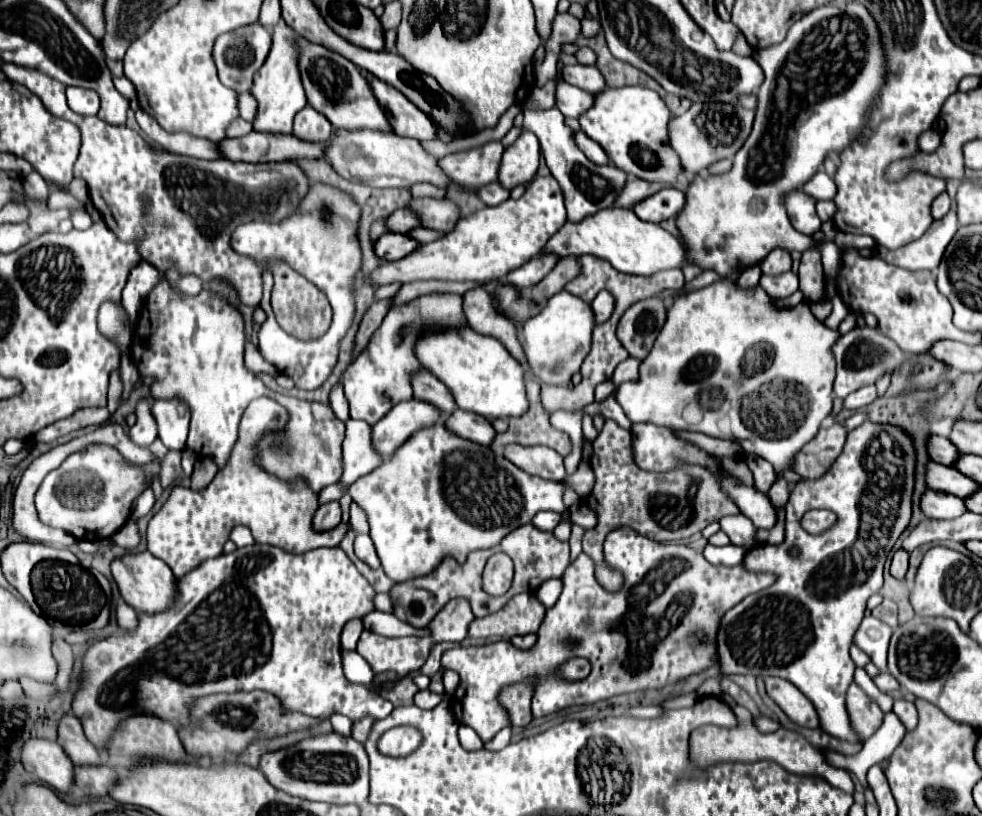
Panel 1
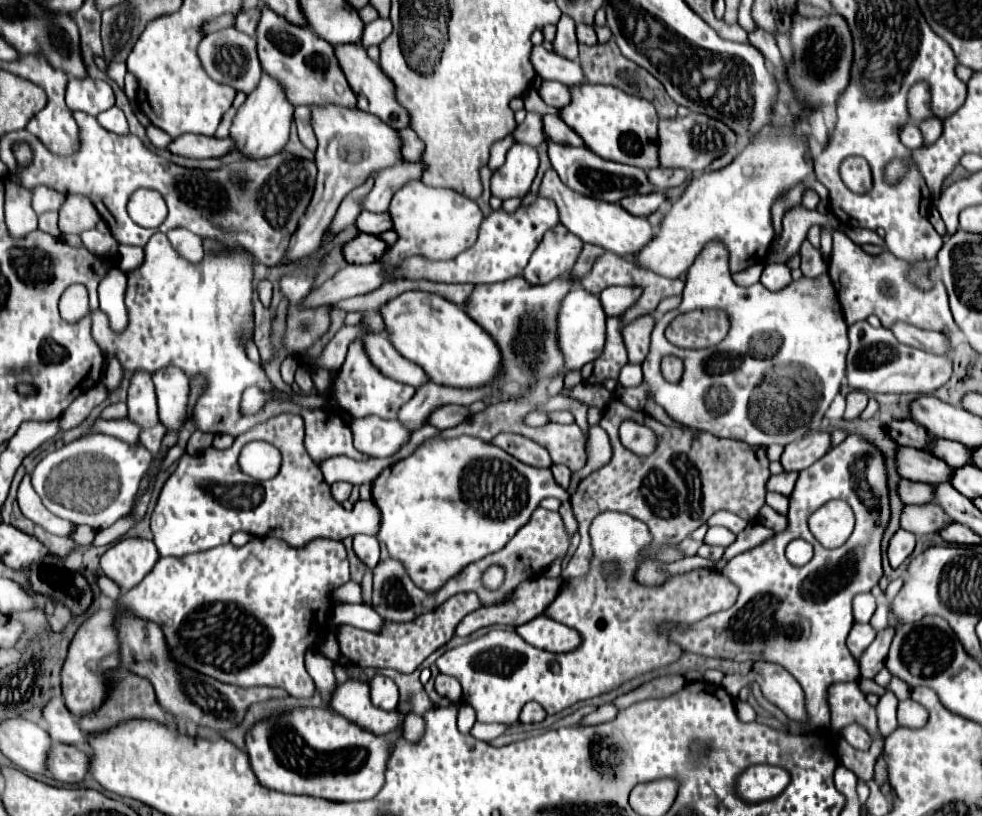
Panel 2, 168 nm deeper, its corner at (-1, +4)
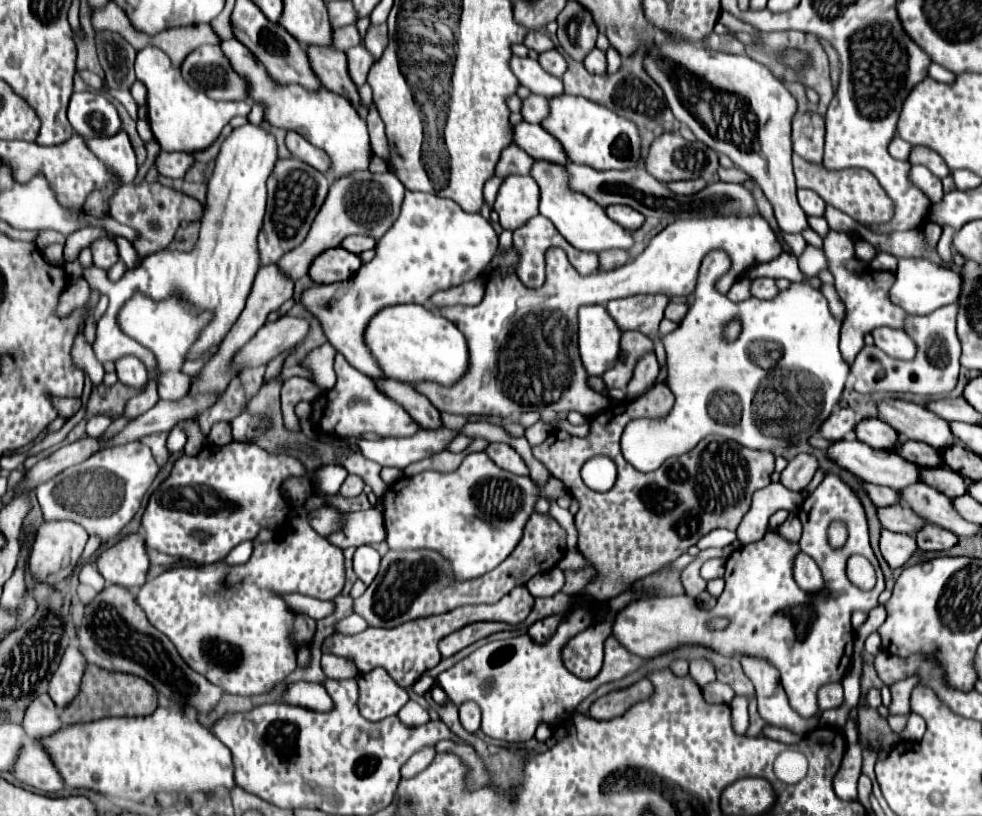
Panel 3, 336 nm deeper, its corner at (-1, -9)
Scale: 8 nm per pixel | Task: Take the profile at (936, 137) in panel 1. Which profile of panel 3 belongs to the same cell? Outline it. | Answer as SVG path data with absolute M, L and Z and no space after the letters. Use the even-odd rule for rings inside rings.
M898 135L890 141L890 145L888 145L888 151L890 151L890 155L894 157L894 159L906 159L908 155L910 155L910 149L912 149L912 145L908 145L904 139L900 139Z

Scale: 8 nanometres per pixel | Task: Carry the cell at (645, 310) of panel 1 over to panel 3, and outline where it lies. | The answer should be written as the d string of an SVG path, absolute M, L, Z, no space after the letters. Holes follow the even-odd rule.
M654 353L644 355L644 359L634 369L632 381L626 387L626 399L634 399L646 389L650 389L658 379L658 371L660 371L660 365L656 361L656 355Z

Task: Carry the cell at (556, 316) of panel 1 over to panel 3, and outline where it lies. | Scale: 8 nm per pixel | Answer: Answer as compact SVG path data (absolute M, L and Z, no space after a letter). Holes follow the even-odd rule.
M586 305L578 311L580 357L588 375L602 375L620 355L622 331L602 305Z

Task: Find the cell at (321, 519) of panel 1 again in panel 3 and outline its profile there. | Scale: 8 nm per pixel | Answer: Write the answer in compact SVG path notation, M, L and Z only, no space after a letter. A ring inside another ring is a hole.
M348 475L346 483L342 483L342 487L340 487L340 495L344 495L344 497L356 497L356 495L362 493L364 485L366 483L362 483L362 479L358 479L358 475Z

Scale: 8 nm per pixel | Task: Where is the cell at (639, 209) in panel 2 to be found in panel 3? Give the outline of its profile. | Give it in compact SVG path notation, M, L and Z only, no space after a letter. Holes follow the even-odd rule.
M614 205L614 207L606 207L604 209L606 215L610 215L610 219L618 221L622 227L626 227L628 231L640 229L640 225L644 223L644 215L634 211L632 207L624 207L624 205Z

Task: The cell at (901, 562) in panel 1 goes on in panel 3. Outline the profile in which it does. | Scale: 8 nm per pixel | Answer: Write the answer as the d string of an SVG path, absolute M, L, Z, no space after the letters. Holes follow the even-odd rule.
M882 529L880 533L880 551L886 563L896 569L908 561L908 557L916 551L916 539L912 535L900 535L894 531Z

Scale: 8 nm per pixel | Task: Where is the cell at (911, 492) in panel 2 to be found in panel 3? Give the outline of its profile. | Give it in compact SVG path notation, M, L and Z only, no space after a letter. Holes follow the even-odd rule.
M864 483L862 485L866 495L870 497L870 501L876 505L876 507L886 507L886 505L894 505L898 503L898 493L890 487L880 487L880 485L870 485L870 483Z

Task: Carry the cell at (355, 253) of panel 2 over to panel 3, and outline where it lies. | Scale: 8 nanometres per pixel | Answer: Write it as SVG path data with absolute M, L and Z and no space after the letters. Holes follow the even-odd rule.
M336 247L318 255L318 259L314 259L314 263L310 265L308 275L318 285L330 285L330 283L346 281L350 275L354 275L360 269L360 265L362 261L358 255L348 253L342 247Z

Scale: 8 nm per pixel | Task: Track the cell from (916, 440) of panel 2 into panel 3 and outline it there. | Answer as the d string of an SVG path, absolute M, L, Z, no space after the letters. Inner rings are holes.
M878 417L862 419L858 423L858 427L854 427L854 433L862 443L866 443L874 449L890 451L898 443L898 433L888 423L880 421Z

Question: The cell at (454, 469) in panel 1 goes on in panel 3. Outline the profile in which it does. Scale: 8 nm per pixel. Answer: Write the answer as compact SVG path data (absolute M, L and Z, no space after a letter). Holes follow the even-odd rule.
M470 453L464 457L460 467L454 473L438 473L438 471L422 471L410 479L404 479L396 483L396 487L390 487L396 493L396 501L390 503L392 493L388 493L386 507L384 507L384 523L386 523L386 541L390 549L406 551L406 549L434 549L442 553L446 559L450 559L452 569L456 573L456 579L474 579L488 571L492 571L496 565L500 565L512 549L518 545L522 537L522 529L528 521L528 517L534 511L538 497L552 497L560 499L566 493L566 487L562 481L550 477L548 483L540 489L532 483L530 477L520 477L510 471L500 469L494 465L494 461L486 453Z

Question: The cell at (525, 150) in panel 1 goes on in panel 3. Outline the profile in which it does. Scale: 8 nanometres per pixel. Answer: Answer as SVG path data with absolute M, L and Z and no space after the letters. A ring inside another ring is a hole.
M510 175L504 179L504 183L500 185L496 203L494 203L494 211L500 215L500 225L504 229L518 229L522 227L522 223L526 223L526 219L534 217L538 213L538 185L530 175Z

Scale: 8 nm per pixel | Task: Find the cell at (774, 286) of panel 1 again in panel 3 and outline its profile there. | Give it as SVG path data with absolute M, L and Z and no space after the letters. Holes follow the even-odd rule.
M752 279L750 295L758 299L772 299L778 293L774 279Z

